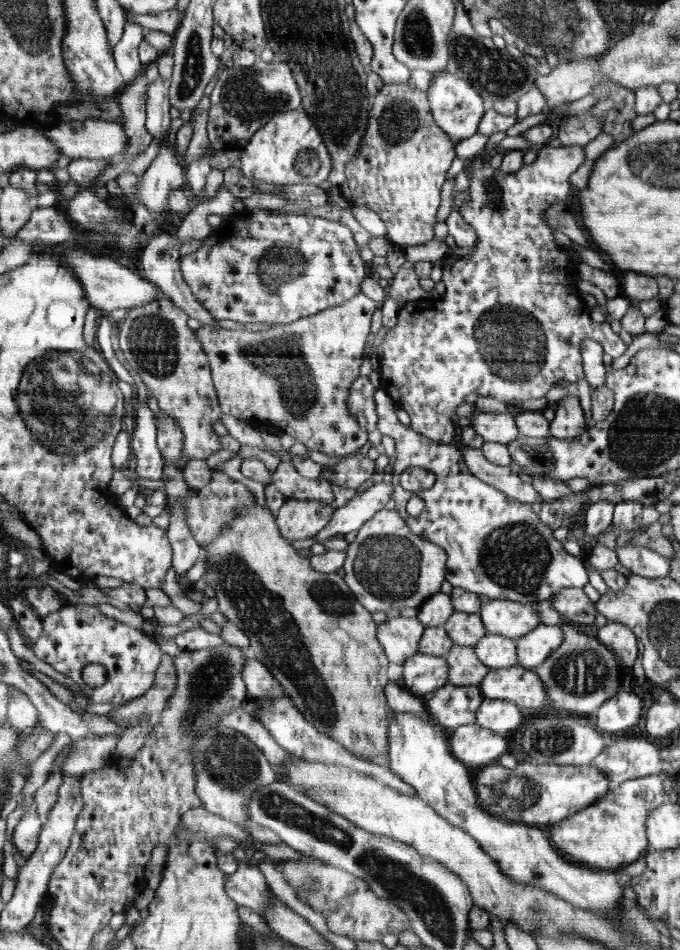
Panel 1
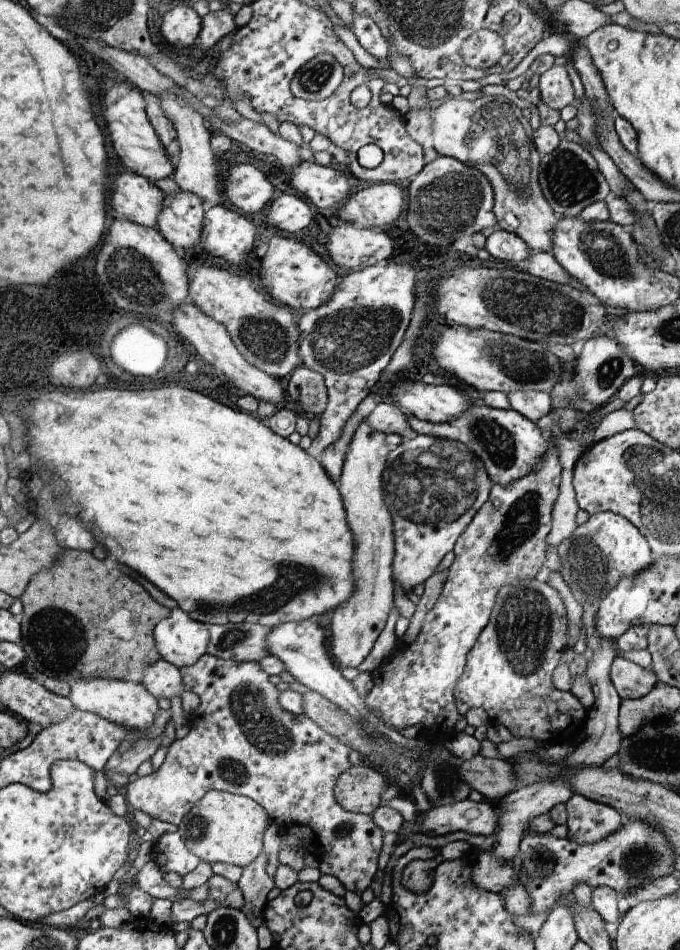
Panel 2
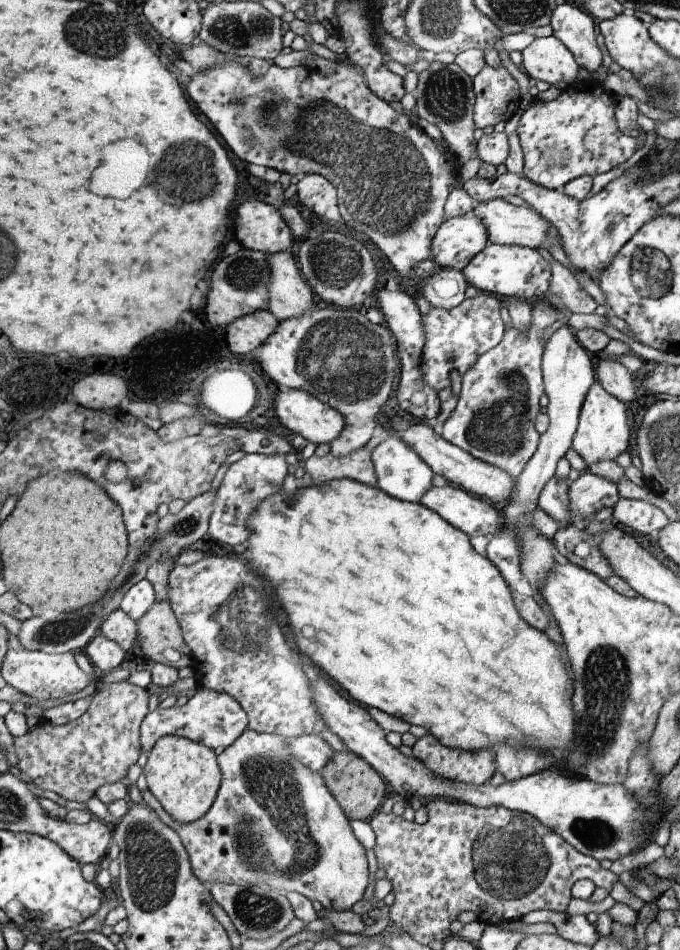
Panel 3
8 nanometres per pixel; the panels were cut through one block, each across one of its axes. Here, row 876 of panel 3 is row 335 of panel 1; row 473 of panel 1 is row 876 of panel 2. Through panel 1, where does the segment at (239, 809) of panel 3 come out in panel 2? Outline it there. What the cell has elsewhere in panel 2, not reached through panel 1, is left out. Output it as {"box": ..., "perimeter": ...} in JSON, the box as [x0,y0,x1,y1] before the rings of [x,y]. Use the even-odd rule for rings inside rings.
{"box":[126,652,384,895],"perimeter":[[[206,652],[196,664],[185,666],[180,669],[181,674],[184,676],[185,690],[190,690],[190,692],[198,694],[200,697],[200,704],[198,708],[193,710],[193,713],[189,715],[190,722],[192,722],[189,733],[182,739],[175,739],[169,746],[170,748],[168,748],[168,752],[166,752],[164,762],[160,768],[148,776],[138,777],[135,782],[127,784],[126,800],[128,800],[128,804],[133,807],[132,810],[140,810],[140,812],[144,812],[144,814],[150,815],[153,818],[158,818],[158,820],[179,825],[180,822],[185,820],[186,814],[188,814],[188,812],[197,805],[197,802],[200,802],[202,797],[204,797],[206,793],[209,793],[210,790],[228,791],[253,798],[256,802],[261,803],[269,812],[272,822],[277,824],[279,828],[286,828],[286,834],[288,832],[290,832],[290,834],[298,834],[298,828],[300,828],[304,834],[312,834],[313,836],[319,837],[322,849],[319,870],[322,875],[330,874],[330,876],[335,876],[340,880],[347,891],[356,892],[359,895],[364,892],[364,890],[368,889],[373,884],[372,876],[376,874],[376,868],[379,868],[378,856],[380,856],[380,850],[382,850],[382,838],[384,838],[382,834],[384,834],[384,832],[372,822],[371,815],[366,816],[360,813],[351,813],[336,799],[338,777],[351,767],[351,763],[348,760],[348,754],[350,754],[351,751],[350,746],[345,742],[340,742],[338,738],[334,738],[334,735],[330,734],[329,731],[322,730],[322,727],[318,726],[318,723],[314,722],[309,715],[295,715],[290,711],[286,711],[279,702],[280,692],[272,686],[269,675],[262,670],[258,662],[238,662],[232,659],[222,660]]]}

